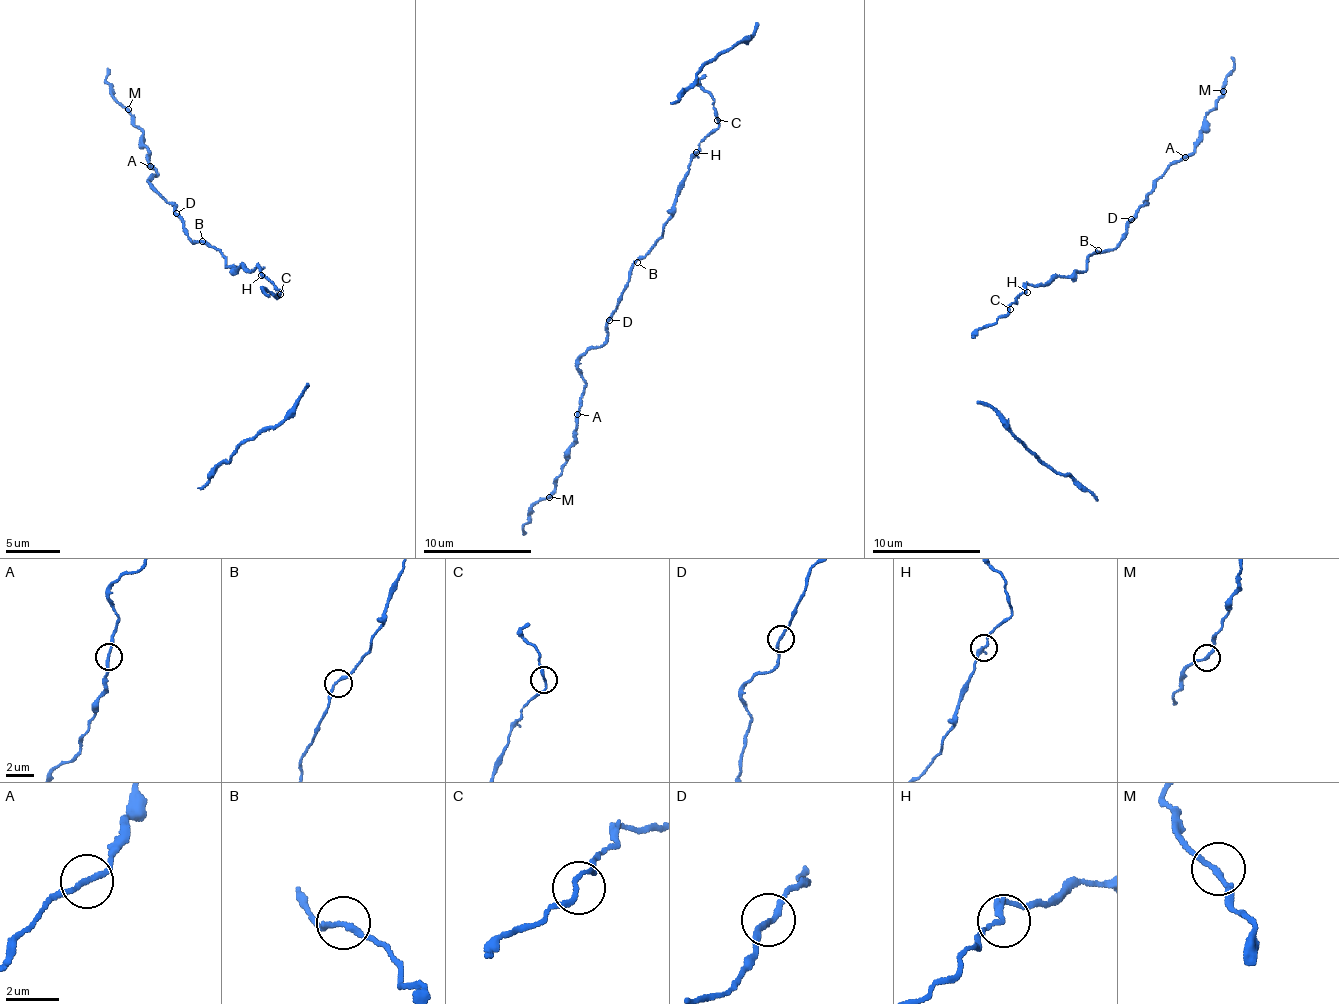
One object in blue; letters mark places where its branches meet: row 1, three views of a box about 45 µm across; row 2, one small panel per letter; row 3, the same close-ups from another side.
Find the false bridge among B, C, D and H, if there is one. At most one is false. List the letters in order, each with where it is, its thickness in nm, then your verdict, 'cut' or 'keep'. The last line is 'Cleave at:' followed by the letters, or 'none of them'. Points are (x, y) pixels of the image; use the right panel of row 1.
B: (1098, 250) | 200 nm | keep
C: (1010, 309) | 180 nm | keep
D: (1131, 219) | 200 nm | keep
H: (1027, 292) | 190 nm | keep
Cleave at: none of them

